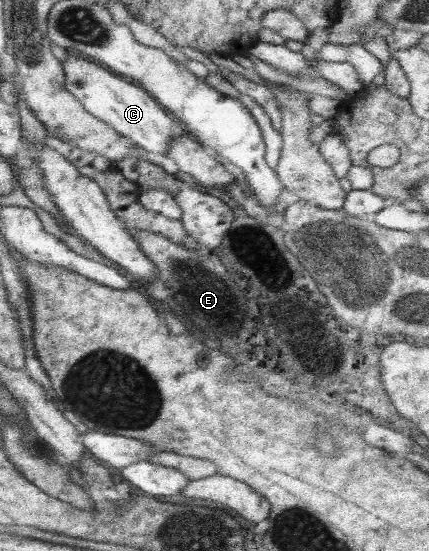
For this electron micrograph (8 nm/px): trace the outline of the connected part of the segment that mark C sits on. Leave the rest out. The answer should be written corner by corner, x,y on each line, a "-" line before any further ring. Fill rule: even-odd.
69,54
63,62
64,86
80,104
96,118
109,124
119,135
126,136
133,144
139,144
148,152
165,155
176,135
185,134
186,129
166,111
160,103
142,87
124,81
99,63
86,61
76,54

